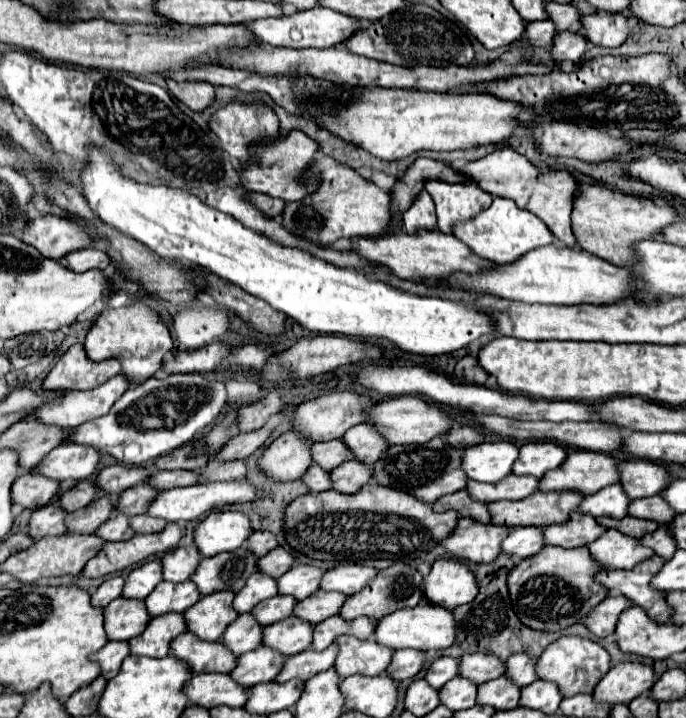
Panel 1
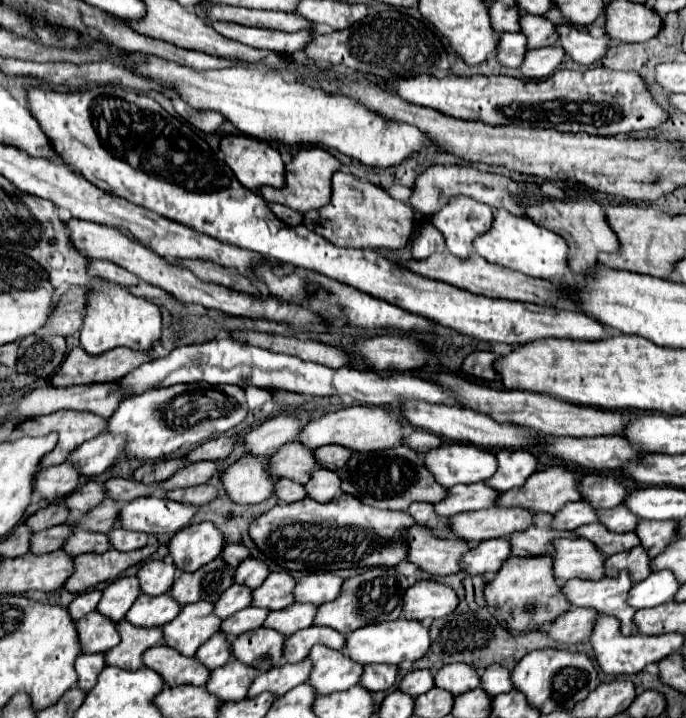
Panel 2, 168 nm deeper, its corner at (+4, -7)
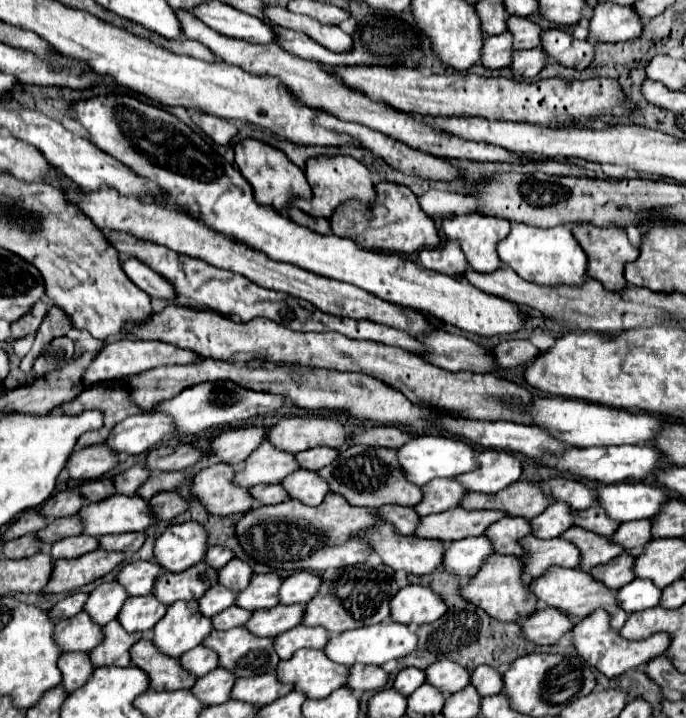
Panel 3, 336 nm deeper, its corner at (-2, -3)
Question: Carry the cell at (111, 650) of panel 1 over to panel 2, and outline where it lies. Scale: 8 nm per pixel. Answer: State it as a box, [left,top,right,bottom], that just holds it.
[75,653,105,691]

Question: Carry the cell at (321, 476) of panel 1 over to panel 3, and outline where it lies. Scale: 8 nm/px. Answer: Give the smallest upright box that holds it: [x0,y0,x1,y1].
[249,485,289,505]

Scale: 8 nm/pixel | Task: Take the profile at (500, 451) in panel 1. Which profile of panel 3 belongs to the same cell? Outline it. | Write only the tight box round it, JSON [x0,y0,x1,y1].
[397,435,477,487]

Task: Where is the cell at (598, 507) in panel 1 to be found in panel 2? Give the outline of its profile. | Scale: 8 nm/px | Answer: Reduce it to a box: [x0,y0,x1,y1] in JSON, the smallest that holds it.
[553,501,597,531]

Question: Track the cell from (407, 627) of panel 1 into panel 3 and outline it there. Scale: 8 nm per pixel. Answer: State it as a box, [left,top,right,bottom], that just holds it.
[323,621,417,667]

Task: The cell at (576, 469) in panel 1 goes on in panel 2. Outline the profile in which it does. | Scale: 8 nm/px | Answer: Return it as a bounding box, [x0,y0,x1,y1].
[497,465,583,513]

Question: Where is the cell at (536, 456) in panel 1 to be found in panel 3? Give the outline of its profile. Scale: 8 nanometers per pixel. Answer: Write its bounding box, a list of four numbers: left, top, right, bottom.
[457,449,521,493]

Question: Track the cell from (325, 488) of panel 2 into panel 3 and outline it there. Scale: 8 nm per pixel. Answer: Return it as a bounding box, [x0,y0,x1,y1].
[283,469,329,505]

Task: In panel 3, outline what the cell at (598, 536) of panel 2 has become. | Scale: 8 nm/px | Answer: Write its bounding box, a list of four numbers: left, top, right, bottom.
[561,527,623,571]

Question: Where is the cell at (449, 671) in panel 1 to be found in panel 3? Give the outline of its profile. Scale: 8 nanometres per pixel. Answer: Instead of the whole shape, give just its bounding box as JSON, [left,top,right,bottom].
[393,667,423,697]

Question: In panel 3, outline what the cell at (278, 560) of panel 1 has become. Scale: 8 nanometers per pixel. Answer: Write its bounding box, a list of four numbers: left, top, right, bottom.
[219,559,253,593]

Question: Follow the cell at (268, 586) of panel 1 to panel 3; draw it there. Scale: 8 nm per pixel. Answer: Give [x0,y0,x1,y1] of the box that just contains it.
[199,585,237,617]

